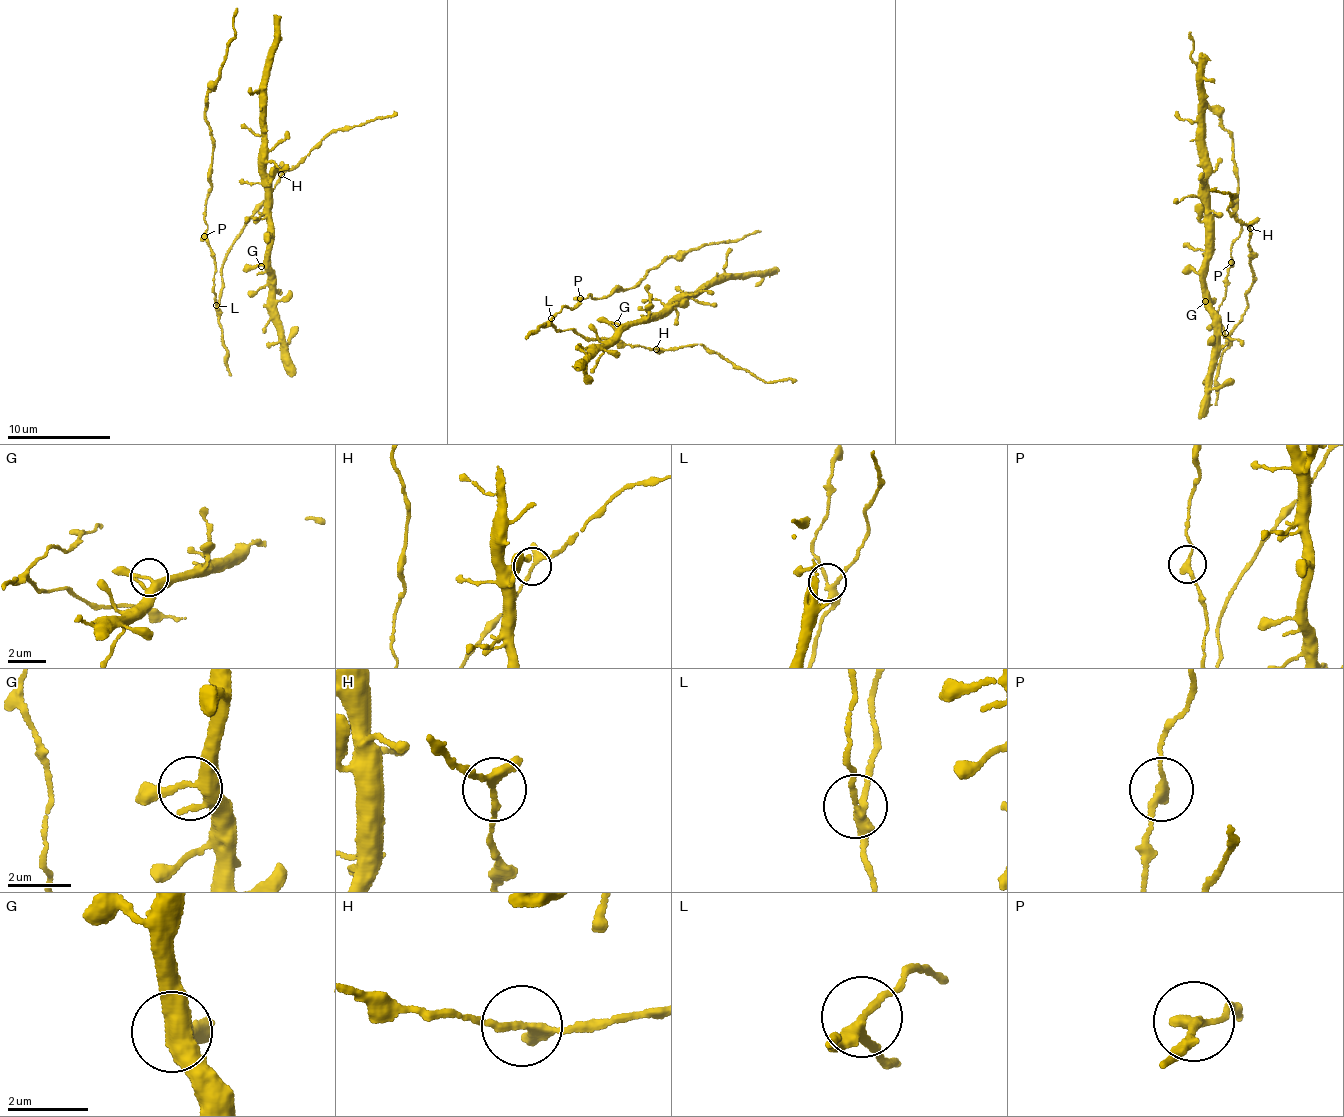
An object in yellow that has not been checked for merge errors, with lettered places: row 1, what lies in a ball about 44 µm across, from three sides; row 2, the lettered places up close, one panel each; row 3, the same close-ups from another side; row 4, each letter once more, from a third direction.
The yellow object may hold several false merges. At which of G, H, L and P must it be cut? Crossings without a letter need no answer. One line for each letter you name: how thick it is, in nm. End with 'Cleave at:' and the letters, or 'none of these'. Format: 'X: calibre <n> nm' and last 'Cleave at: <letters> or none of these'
Cleave at: none of these

